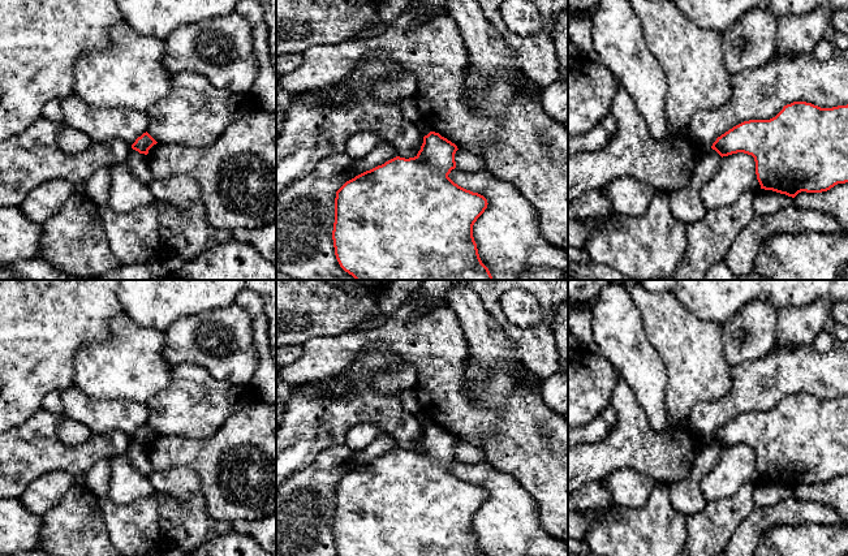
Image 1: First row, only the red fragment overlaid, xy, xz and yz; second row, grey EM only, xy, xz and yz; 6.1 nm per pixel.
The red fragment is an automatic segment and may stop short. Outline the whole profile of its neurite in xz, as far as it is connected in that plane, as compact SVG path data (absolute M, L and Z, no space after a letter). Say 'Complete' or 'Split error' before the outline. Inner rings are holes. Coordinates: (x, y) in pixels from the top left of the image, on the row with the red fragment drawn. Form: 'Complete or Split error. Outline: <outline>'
Complete. Outline: M430 132L414 158L396 156L336 191L332 240L345 272L356 280L492 280L473 237L473 225L488 203L448 177L457 150Z

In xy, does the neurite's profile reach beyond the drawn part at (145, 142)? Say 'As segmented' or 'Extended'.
As segmented

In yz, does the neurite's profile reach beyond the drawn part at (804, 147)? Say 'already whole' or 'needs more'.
already whole

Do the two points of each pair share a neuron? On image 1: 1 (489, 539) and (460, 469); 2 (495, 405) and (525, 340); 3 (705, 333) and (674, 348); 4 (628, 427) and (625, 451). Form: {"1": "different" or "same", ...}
{"1": "same", "2": "different", "3": "same", "4": "same"}

